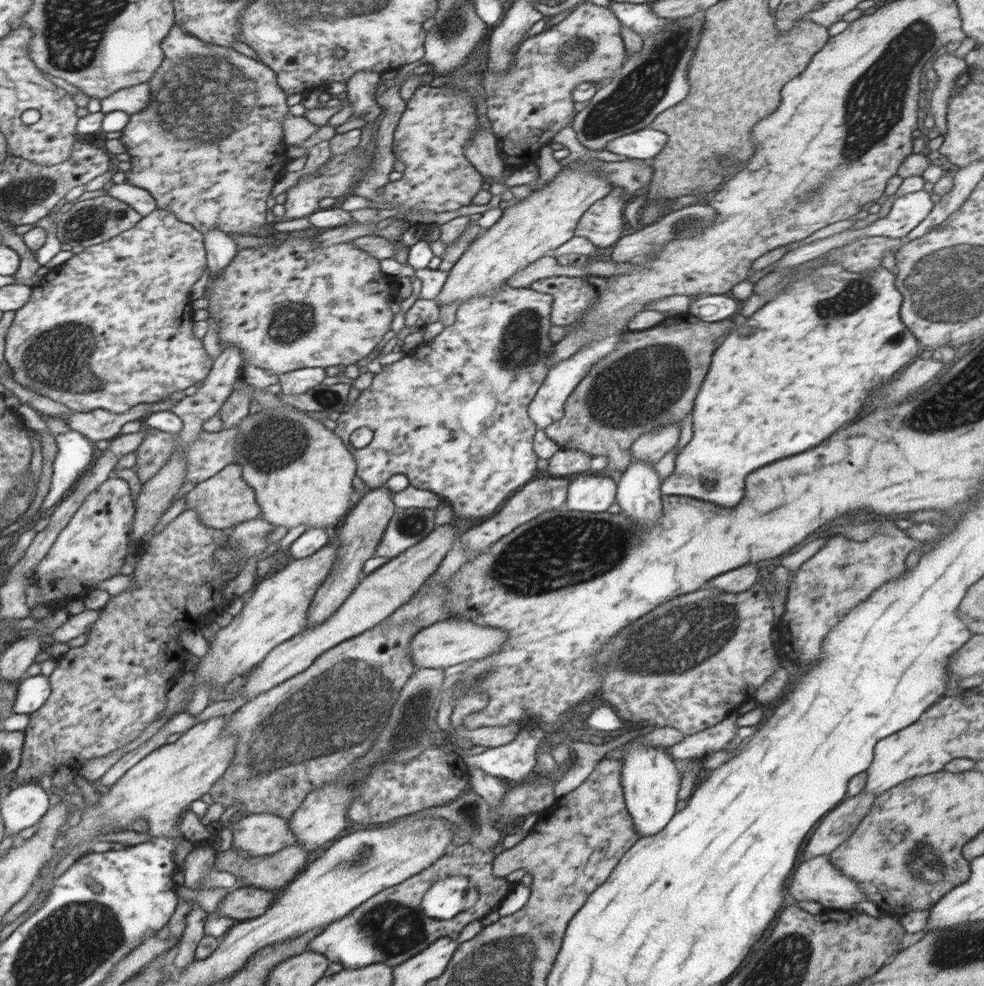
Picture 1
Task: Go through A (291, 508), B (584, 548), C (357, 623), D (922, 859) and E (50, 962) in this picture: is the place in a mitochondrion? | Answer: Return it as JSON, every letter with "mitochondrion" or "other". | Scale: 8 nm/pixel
{"A":"other","B":"mitochondrion","C":"other","D":"mitochondrion","E":"mitochondrion"}

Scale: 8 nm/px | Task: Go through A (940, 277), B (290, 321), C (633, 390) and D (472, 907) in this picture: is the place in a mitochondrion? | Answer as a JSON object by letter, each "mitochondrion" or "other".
{"A":"mitochondrion","B":"mitochondrion","C":"mitochondrion","D":"other"}

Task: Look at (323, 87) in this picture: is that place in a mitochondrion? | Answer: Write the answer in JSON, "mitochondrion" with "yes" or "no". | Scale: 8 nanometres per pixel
{"mitochondrion":"no"}

